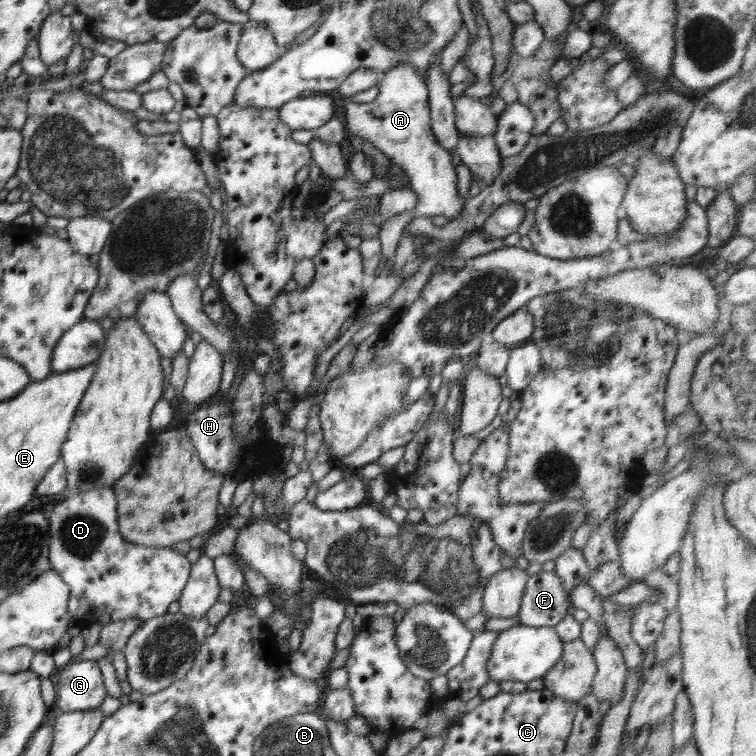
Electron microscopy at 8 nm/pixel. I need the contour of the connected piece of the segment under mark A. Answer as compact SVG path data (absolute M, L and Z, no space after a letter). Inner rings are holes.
M400 64L384 74L380 90L381 92L378 94L378 97L369 103L358 103L354 99L346 98L345 117L348 132L354 134L356 138L372 142L372 146L376 146L378 150L381 150L391 159L391 164L394 164L399 170L404 170L404 174L410 180L410 189L418 196L418 203L416 203L416 206L411 211L394 215L381 225L379 240L381 242L382 260L386 266L394 257L398 240L400 240L404 230L411 224L414 218L444 216L444 218L448 219L448 223L450 223L451 220L456 220L462 214L467 201L458 195L455 151L444 149L444 147L438 145L438 139L434 135L434 131L432 131L430 103L428 102L429 91L426 84L422 81L420 72L414 70L408 64Z

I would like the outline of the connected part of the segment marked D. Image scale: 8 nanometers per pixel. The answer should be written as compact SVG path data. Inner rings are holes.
M110 487L98 488L88 490L87 492L80 493L78 495L72 495L64 497L63 502L56 504L56 507L52 510L50 517L48 518L49 531L50 531L50 550L49 550L49 562L51 563L51 570L57 573L62 580L70 587L70 596L68 599L68 614L70 614L72 620L88 626L92 624L110 624L112 622L126 622L128 620L140 620L140 622L146 622L146 620L152 620L158 616L168 613L168 606L172 602L176 602L182 594L185 584L189 580L189 575L192 569L192 564L188 560L186 554L180 554L175 550L168 547L147 547L144 545L137 545L128 542L119 531L118 526L118 513L117 513L117 501L114 492Z

